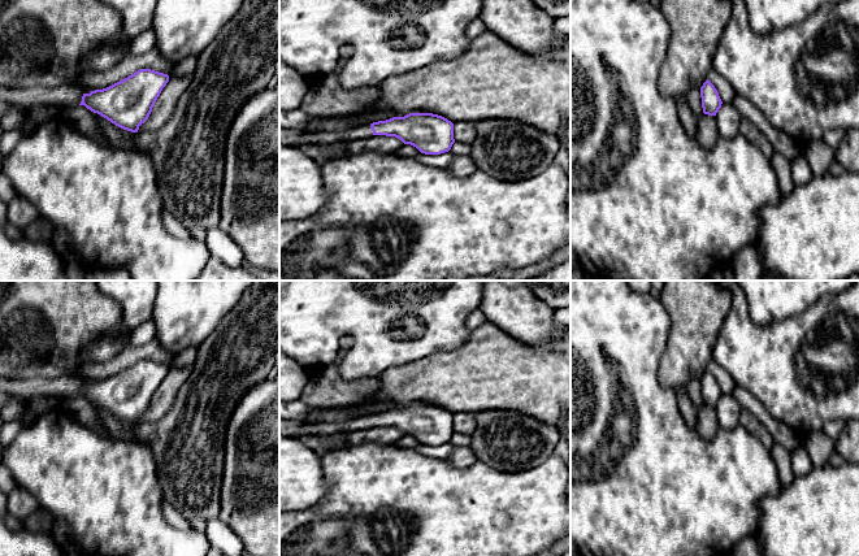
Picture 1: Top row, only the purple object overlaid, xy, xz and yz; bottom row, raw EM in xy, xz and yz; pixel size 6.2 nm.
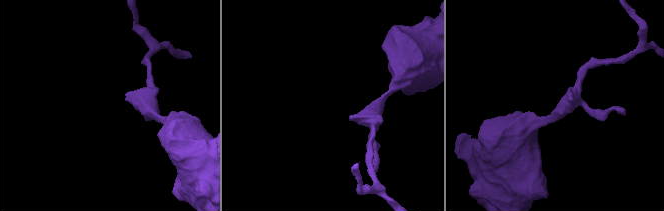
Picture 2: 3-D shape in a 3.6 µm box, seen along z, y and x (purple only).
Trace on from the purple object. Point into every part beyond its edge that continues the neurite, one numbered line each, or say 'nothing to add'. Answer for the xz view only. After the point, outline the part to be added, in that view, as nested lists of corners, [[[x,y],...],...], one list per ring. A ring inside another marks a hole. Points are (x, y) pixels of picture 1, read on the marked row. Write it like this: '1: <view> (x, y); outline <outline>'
1: xz (295, 138); outline [[[361,123],[343,133],[308,133],[303,130],[283,130],[279,127],[279,143],[299,147],[303,144],[334,144],[350,143],[361,138],[372,138],[370,123]]]

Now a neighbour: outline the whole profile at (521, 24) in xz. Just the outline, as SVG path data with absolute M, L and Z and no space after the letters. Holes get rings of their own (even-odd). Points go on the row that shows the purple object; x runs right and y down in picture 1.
M483 0L480 18L490 31L532 56L546 55L571 39L554 31L555 18L533 0Z

